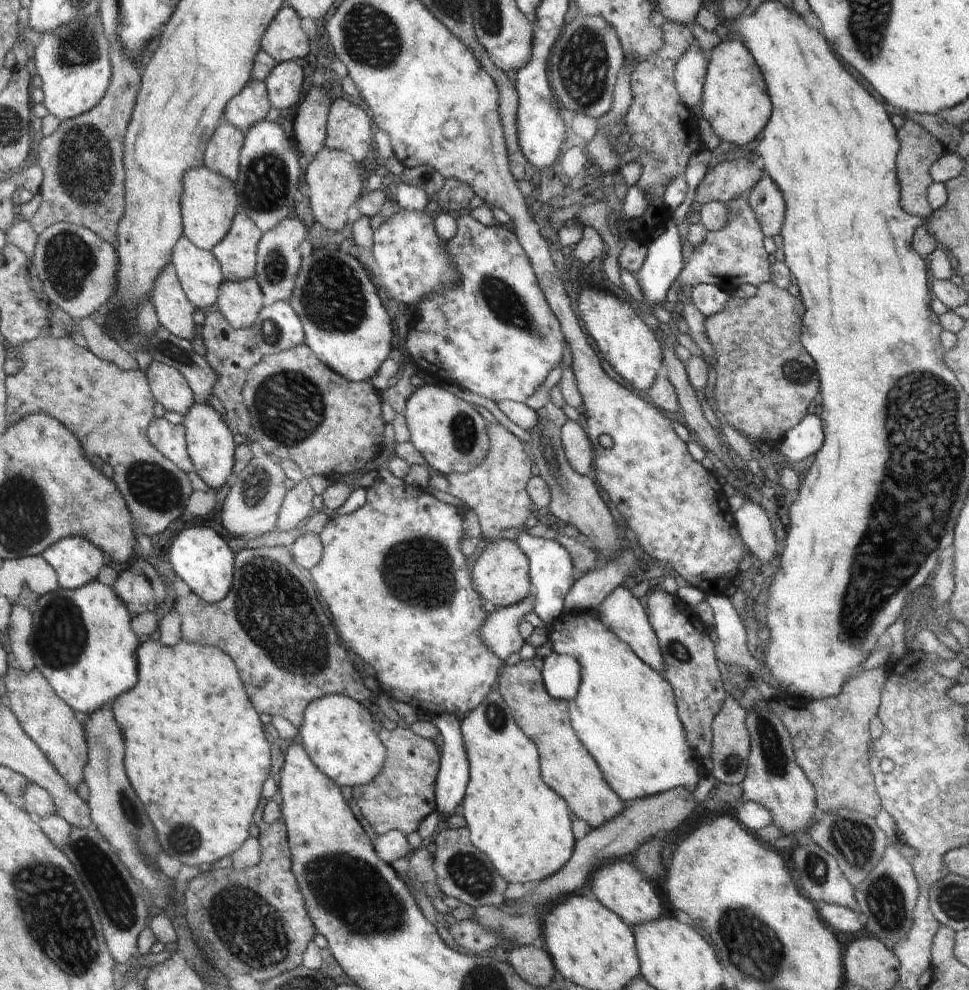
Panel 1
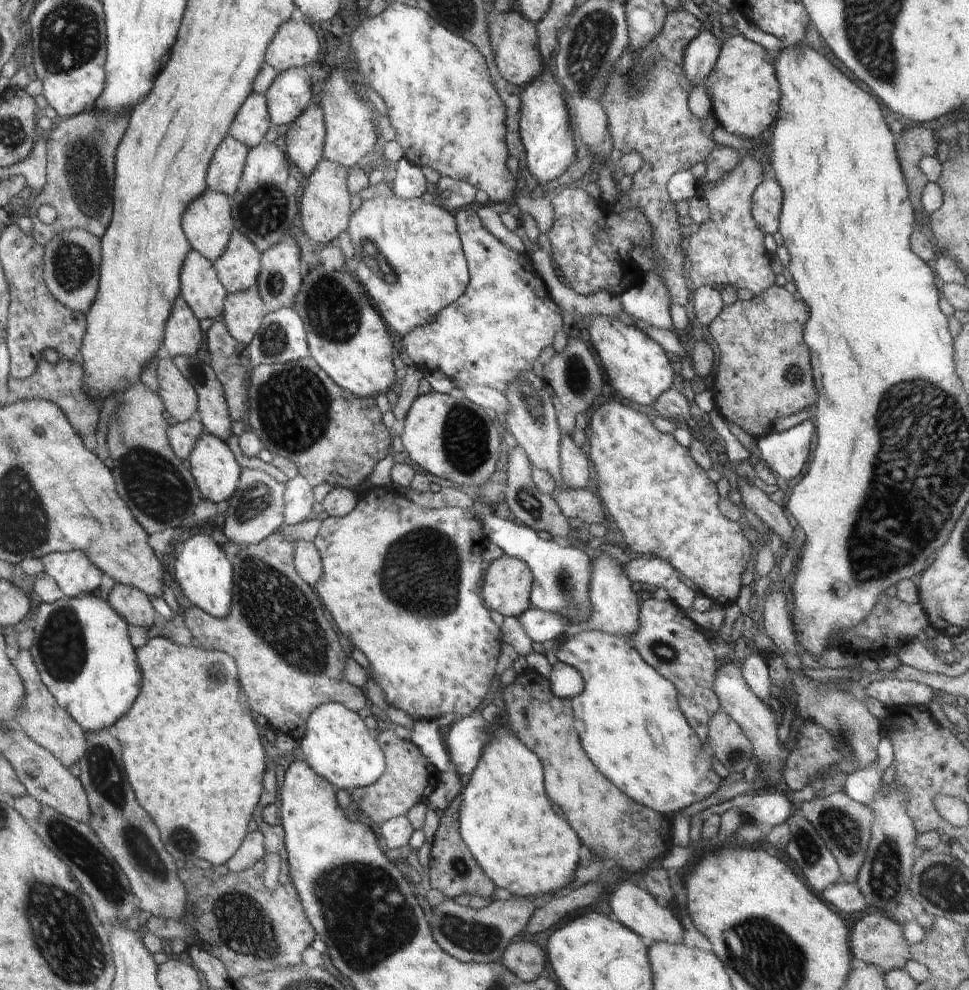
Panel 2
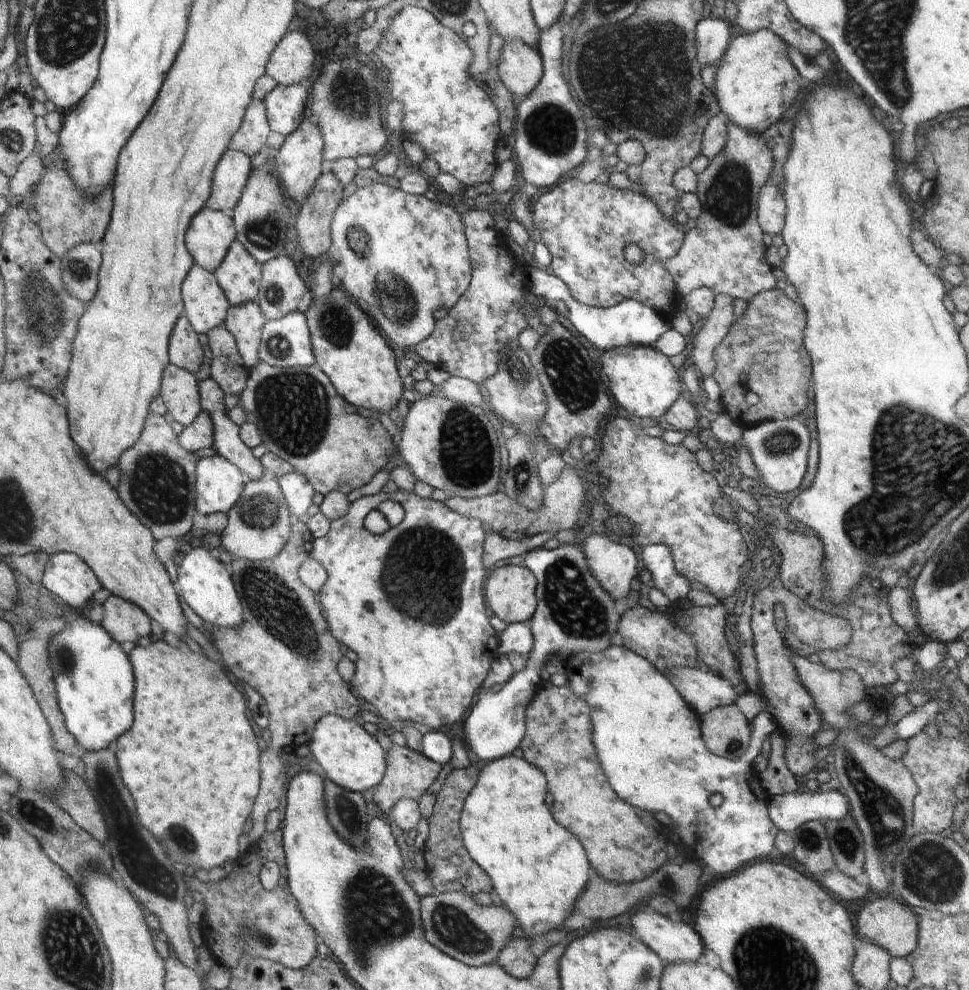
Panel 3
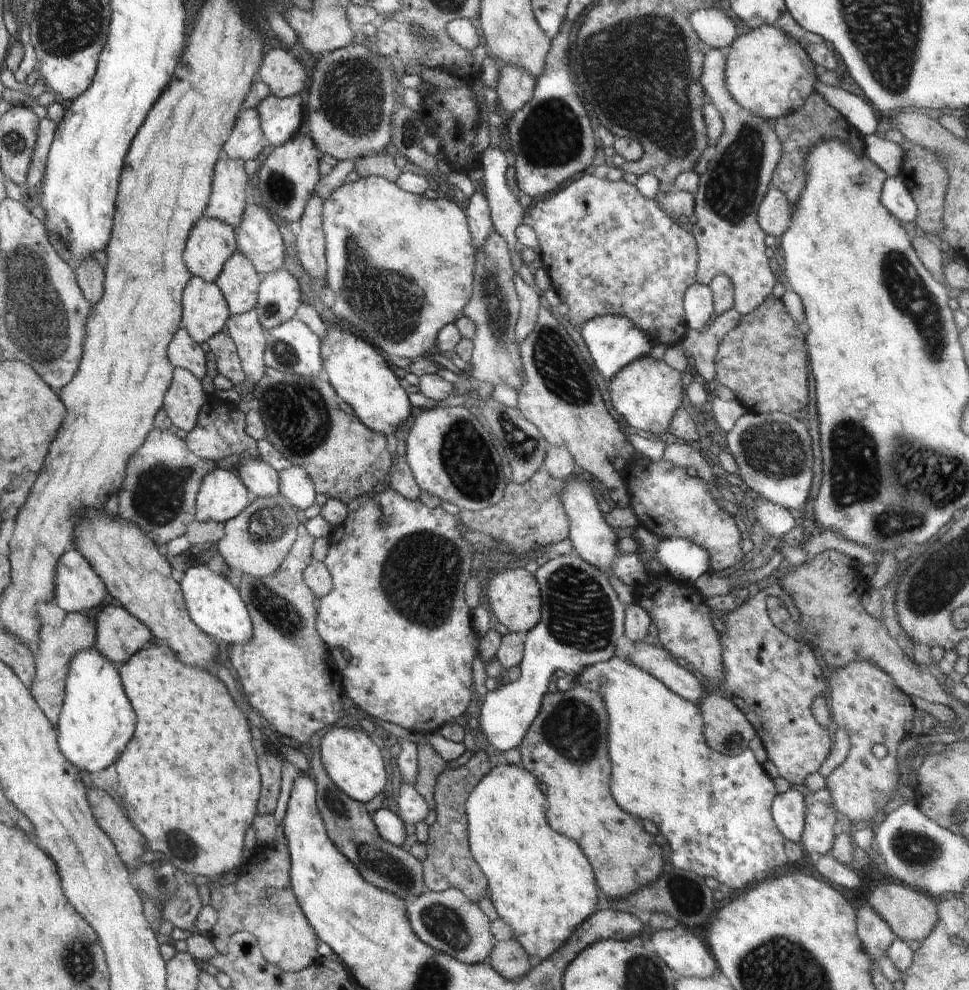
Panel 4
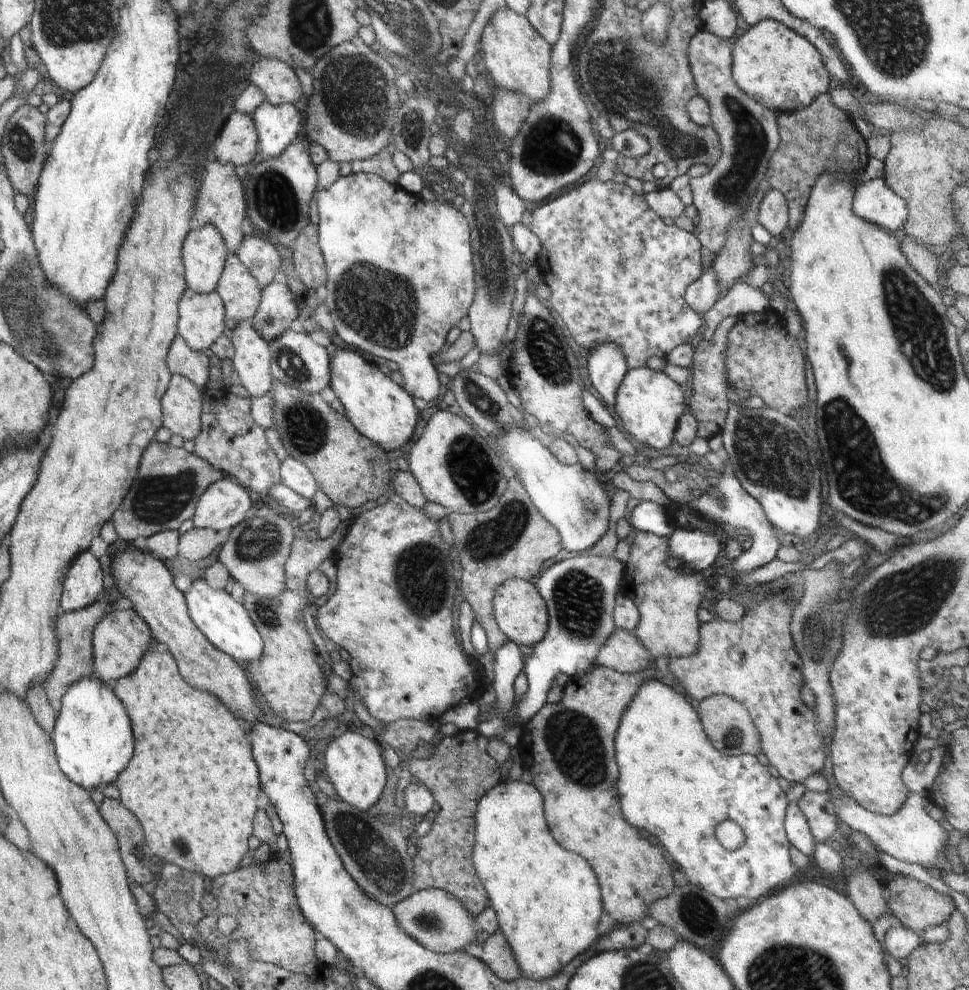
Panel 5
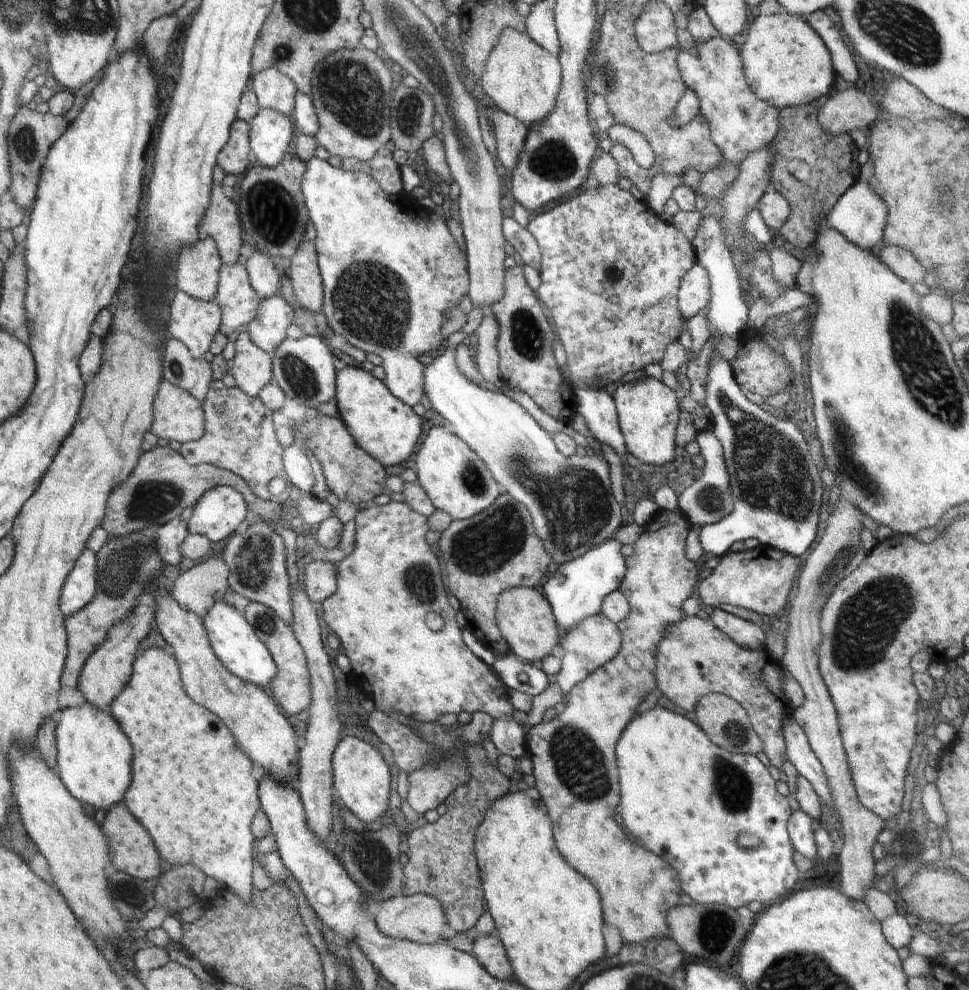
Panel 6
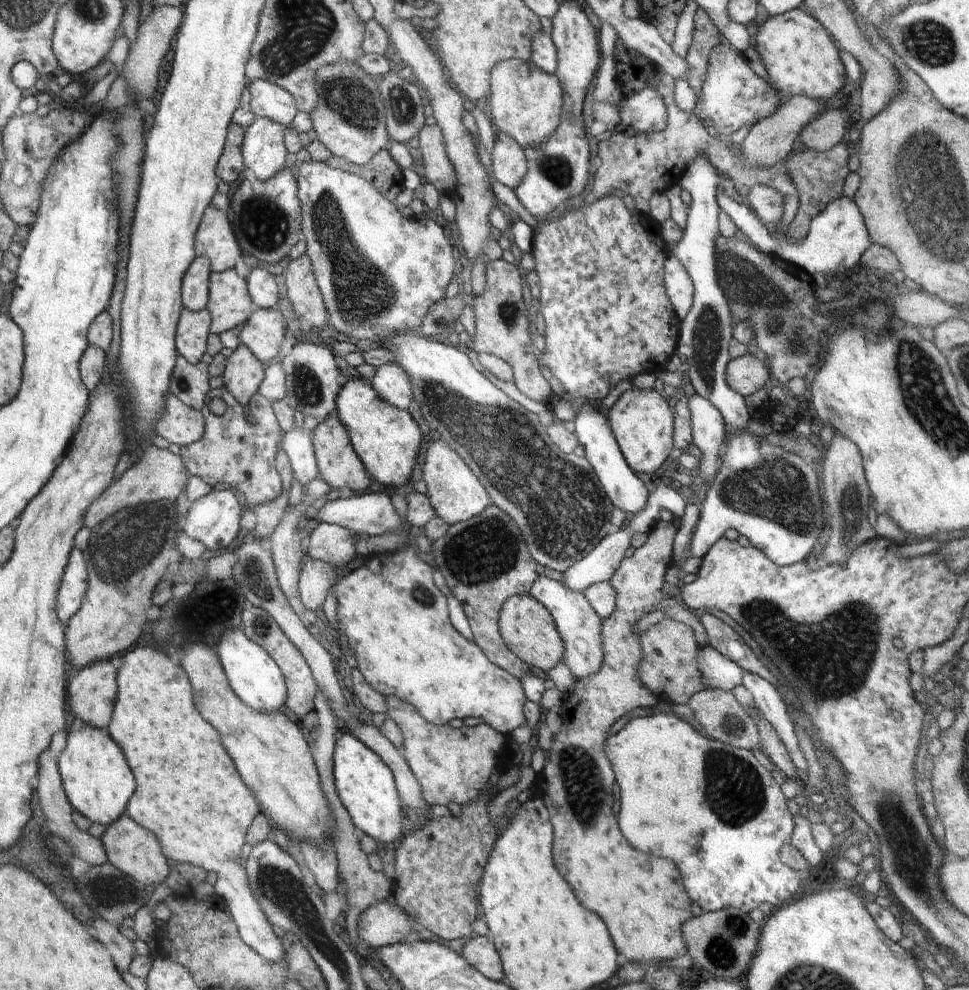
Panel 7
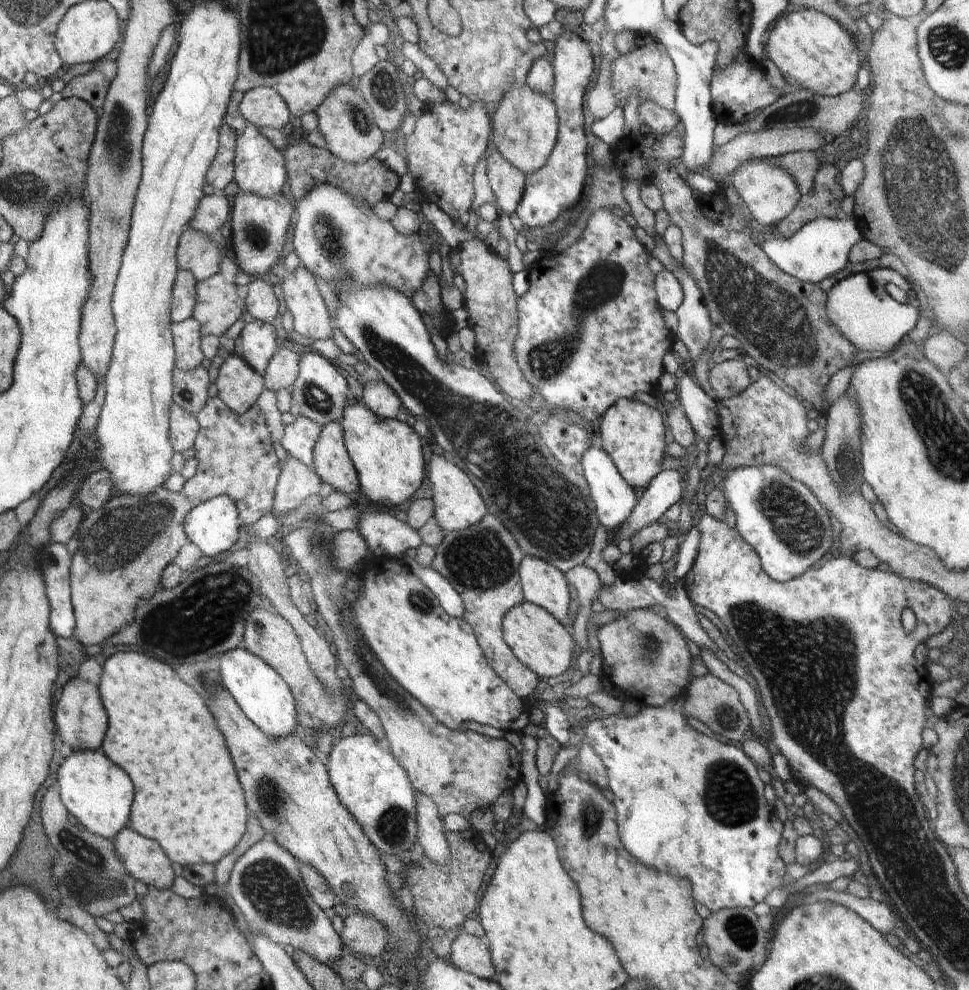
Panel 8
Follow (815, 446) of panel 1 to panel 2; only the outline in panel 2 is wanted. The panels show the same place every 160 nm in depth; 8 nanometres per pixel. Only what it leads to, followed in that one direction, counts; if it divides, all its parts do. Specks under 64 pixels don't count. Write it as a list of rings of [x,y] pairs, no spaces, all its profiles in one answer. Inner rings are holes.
[[[810,419],[783,432],[770,432],[757,439],[757,457],[766,463],[777,478],[782,476],[784,480],[790,480],[802,472],[810,454],[812,436],[814,436],[814,424]]]

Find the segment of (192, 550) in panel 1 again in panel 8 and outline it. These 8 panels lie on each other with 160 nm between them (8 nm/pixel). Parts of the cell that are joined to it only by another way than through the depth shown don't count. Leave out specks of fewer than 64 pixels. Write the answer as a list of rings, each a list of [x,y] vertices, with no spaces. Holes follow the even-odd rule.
[[[244,646],[225,652],[220,658],[220,683],[235,698],[248,719],[269,737],[285,737],[296,733],[298,717],[293,694],[286,681],[269,664]]]

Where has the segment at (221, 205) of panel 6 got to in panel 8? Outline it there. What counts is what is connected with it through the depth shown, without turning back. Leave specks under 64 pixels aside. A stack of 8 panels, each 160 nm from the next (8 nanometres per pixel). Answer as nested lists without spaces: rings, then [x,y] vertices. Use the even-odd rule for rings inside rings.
[[[189,227],[179,241],[179,270],[189,270],[195,274],[198,281],[209,279],[220,272],[220,264],[224,260],[227,241],[217,241],[210,235]]]

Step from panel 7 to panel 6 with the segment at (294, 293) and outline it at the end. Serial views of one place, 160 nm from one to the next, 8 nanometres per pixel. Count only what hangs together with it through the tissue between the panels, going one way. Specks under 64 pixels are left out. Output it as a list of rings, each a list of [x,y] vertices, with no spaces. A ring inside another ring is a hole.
[[[302,241],[290,260],[290,278],[297,300],[308,310],[323,307],[323,280],[314,241]]]

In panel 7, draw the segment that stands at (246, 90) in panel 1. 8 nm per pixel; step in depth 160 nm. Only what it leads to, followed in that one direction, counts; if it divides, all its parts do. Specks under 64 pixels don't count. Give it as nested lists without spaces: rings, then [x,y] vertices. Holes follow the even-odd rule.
[[[230,123],[225,147],[220,155],[216,170],[218,179],[222,179],[228,184],[232,184],[240,176],[240,172],[245,169],[242,154],[244,133],[245,129],[239,124]]]

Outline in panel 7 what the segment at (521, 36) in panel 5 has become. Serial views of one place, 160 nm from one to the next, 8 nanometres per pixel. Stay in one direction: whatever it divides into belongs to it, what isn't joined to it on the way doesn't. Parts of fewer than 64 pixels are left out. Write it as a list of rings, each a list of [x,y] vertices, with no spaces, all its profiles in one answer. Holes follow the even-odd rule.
[[[517,58],[498,61],[490,75],[490,119],[494,129],[500,133],[509,134],[524,152],[526,149],[538,146],[543,143],[557,129],[560,124],[560,117],[563,105],[563,90],[555,73],[546,72],[542,67],[530,61],[523,61]],[[518,68],[530,68],[530,76],[522,78]]]

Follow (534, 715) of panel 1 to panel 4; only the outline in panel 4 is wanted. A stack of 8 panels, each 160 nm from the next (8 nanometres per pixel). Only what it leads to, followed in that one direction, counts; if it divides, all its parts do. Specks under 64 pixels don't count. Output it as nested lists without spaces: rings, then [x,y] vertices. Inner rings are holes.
[[[576,682],[574,688],[568,691],[546,691],[538,714],[517,749],[521,754],[520,766],[530,771],[542,784],[546,784],[550,826],[558,834],[564,834],[578,842],[592,864],[596,884],[602,888],[600,896],[607,900],[618,900],[656,880],[662,872],[664,858],[660,846],[654,842],[654,836],[644,830],[642,820],[628,812],[622,812],[612,798],[610,762],[606,754],[606,726],[607,714],[602,697]]]

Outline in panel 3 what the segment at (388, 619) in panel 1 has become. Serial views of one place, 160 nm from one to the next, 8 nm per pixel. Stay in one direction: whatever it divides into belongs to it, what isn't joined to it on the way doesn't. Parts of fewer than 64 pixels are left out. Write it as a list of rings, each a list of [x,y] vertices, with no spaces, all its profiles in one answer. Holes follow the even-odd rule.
[[[397,490],[392,493],[381,491],[376,495],[365,495],[358,498],[356,502],[350,504],[349,510],[344,516],[331,521],[330,530],[326,536],[313,540],[314,546],[310,557],[320,562],[326,568],[328,574],[326,586],[318,593],[318,602],[324,611],[328,632],[330,632],[330,636],[334,636],[338,640],[338,643],[344,649],[353,650],[358,656],[358,660],[355,662],[354,678],[349,683],[350,690],[357,699],[364,700],[370,706],[373,706],[375,714],[389,723],[400,721],[402,723],[423,724],[431,731],[438,730],[442,726],[452,726],[470,708],[474,694],[488,676],[492,662],[498,653],[499,642],[497,640],[498,634],[491,626],[489,617],[486,615],[488,608],[485,605],[482,587],[484,586],[486,570],[484,564],[482,564],[482,554],[484,554],[483,546],[487,531],[476,518],[460,516],[460,514],[452,512],[445,503],[433,499],[420,499],[414,492]],[[384,500],[400,503],[406,513],[404,514],[404,520],[398,526],[388,528],[384,534],[372,534],[372,532],[366,530],[364,518],[370,510],[377,509],[377,506]]]

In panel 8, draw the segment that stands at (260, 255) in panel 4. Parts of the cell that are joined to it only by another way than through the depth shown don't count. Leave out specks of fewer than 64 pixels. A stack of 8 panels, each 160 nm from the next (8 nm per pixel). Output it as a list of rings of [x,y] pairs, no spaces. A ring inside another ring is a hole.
[[[256,279],[248,285],[248,294],[245,298],[248,319],[272,323],[278,316],[280,304],[271,285],[272,283],[261,279]]]

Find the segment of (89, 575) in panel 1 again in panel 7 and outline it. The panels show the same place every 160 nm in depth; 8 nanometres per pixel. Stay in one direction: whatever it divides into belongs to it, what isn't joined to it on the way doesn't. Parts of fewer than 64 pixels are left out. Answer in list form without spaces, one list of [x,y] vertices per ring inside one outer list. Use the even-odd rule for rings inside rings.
[[[74,546],[70,564],[63,576],[63,583],[59,588],[58,616],[67,626],[69,620],[82,608],[83,601],[89,590],[89,574],[84,564],[82,552]]]

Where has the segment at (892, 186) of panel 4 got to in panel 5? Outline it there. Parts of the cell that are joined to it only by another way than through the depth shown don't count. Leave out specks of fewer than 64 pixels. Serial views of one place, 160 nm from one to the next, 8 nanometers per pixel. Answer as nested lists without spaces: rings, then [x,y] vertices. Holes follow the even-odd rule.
[[[884,178],[866,181],[861,184],[854,195],[854,212],[863,219],[889,233],[900,233],[907,222],[909,210],[906,201],[898,196]]]

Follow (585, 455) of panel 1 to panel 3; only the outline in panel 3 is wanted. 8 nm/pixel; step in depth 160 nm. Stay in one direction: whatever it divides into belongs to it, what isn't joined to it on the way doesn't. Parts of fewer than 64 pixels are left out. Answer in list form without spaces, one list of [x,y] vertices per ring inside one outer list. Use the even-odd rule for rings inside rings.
[[[566,454],[566,468],[558,480],[553,484],[544,486],[544,494],[542,494],[542,506],[536,510],[528,510],[522,504],[518,504],[516,500],[512,500],[506,492],[496,492],[492,495],[482,498],[470,498],[464,500],[460,496],[450,496],[445,504],[456,514],[466,516],[466,518],[476,518],[480,521],[484,528],[500,534],[503,538],[509,540],[522,541],[531,538],[537,534],[544,532],[554,532],[572,529],[579,520],[579,514],[583,504],[586,502],[587,485],[581,477],[579,470],[572,468],[572,462]]]

